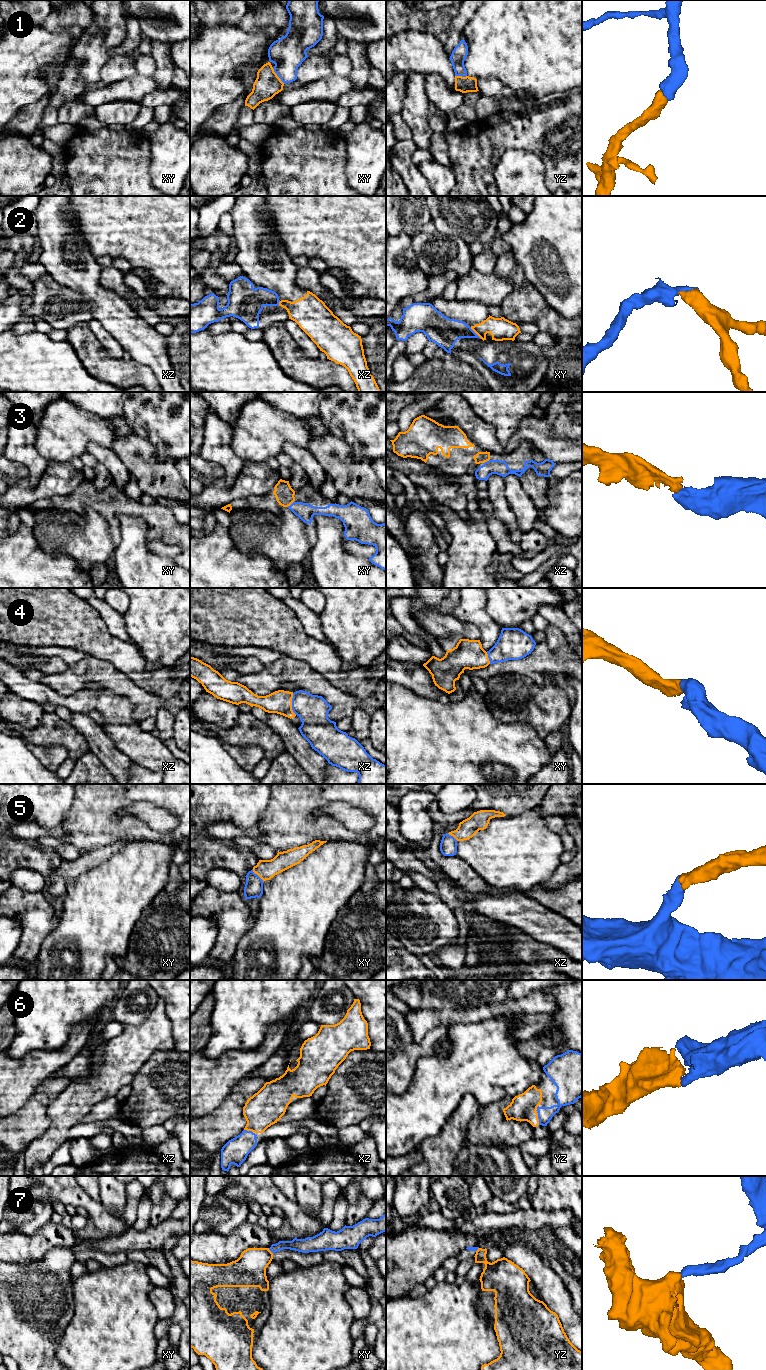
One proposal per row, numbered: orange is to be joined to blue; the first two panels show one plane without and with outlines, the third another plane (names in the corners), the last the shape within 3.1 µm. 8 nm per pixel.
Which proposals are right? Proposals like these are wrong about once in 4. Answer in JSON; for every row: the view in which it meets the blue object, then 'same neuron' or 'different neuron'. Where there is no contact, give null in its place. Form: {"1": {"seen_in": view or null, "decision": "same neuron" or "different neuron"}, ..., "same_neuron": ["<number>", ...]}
{"1": {"seen_in": "xy", "decision": "same neuron"}, "2": {"seen_in": "xy", "decision": "different neuron"}, "3": {"seen_in": "xy", "decision": "same neuron"}, "4": {"seen_in": "xz", "decision": "same neuron"}, "5": {"seen_in": "xy", "decision": "same neuron"}, "6": {"seen_in": "yz", "decision": "same neuron"}, "7": {"seen_in": "xy", "decision": "different neuron"}, "same_neuron": ["1", "3", "4", "5", "6"]}

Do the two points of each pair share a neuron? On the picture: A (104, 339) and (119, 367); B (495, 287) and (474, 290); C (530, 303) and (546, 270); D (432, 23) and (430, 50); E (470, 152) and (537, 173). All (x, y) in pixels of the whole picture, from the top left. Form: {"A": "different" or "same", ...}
{"A": "different", "B": "same", "C": "different", "D": "different", "E": "different"}

